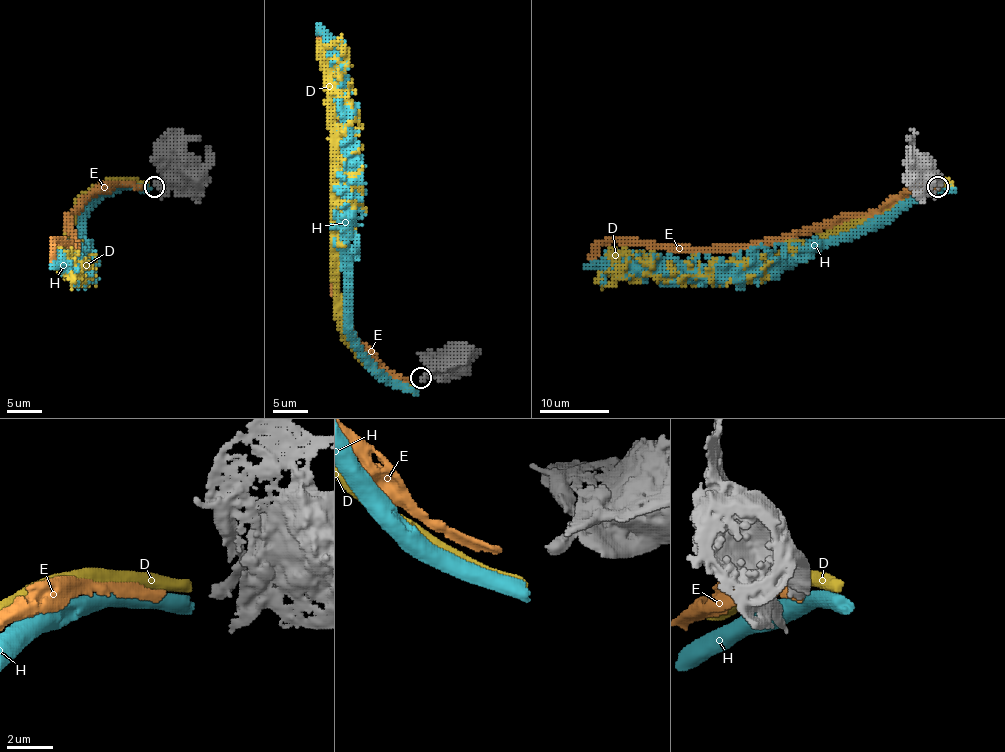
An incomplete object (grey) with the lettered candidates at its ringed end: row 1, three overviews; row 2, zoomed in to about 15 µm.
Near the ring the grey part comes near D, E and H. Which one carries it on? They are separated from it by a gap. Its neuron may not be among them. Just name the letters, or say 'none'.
none

